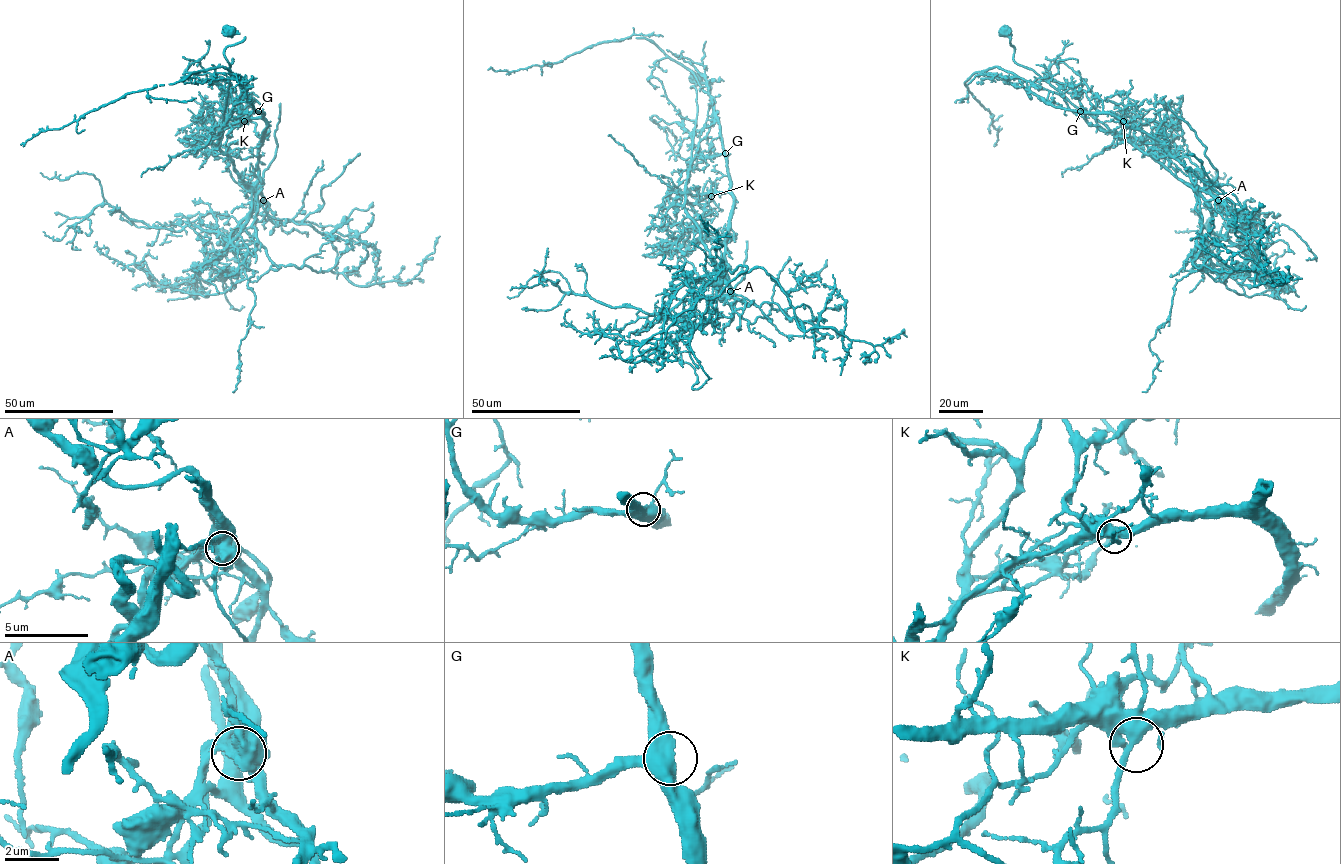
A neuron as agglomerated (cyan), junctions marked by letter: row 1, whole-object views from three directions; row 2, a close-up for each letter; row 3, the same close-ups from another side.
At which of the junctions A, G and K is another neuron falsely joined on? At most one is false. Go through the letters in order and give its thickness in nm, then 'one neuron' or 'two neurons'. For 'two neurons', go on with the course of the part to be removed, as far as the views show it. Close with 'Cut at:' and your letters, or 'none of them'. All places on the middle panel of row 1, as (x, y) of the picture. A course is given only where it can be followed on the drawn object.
A: 600 nm | two neurons | (730, 291), (725, 272), (684, 206), (697, 112), (691, 86), (711, 82), (690, 73)
G: 460 nm | one neuron
K: 360 nm | one neuron
Cut at: A

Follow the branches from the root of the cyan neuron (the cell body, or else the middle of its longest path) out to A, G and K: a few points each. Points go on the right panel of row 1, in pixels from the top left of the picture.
A: (1004, 31), (1009, 33), (1017, 63), (1033, 70), (1073, 104), (1129, 140), (1195, 190), (1211, 193), (1218, 201)
G: (1004, 31), (1009, 33), (1013, 60), (1058, 90), (1075, 92), (1084, 113), (1080, 111)
K: (1004, 31), (1009, 33), (1017, 63), (1033, 70), (1071, 103), (1113, 132), (1120, 131), (1123, 121)

